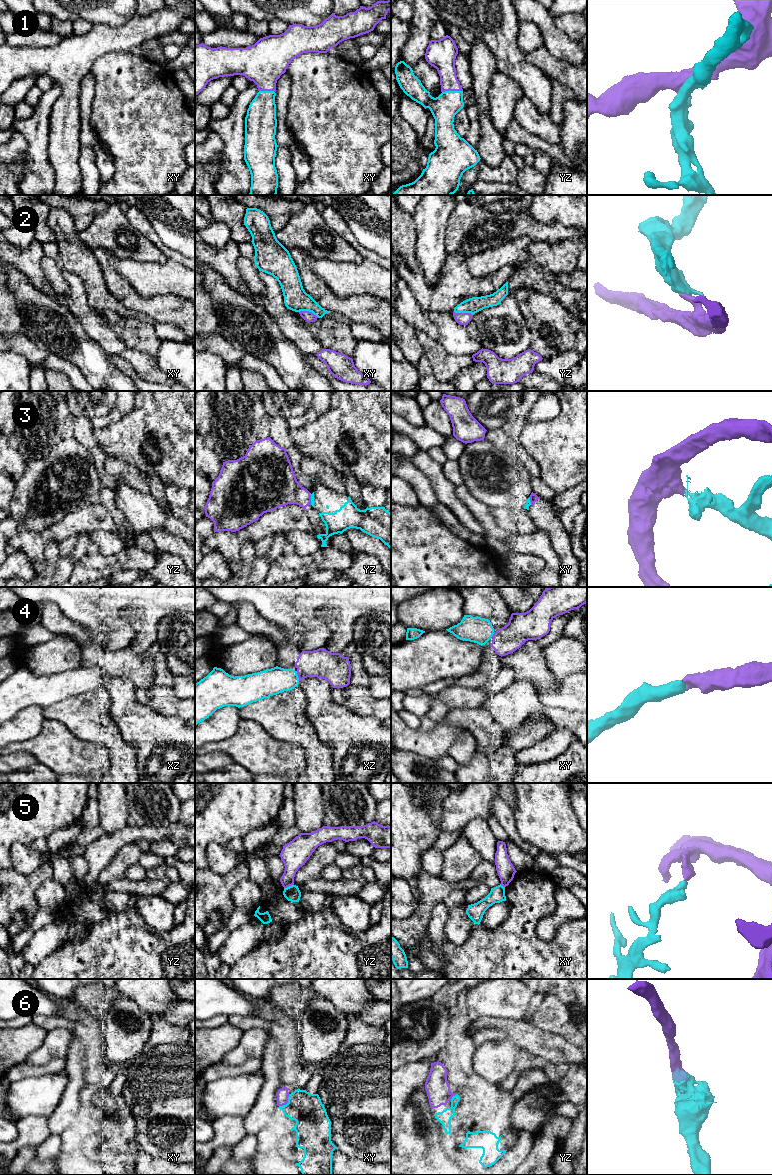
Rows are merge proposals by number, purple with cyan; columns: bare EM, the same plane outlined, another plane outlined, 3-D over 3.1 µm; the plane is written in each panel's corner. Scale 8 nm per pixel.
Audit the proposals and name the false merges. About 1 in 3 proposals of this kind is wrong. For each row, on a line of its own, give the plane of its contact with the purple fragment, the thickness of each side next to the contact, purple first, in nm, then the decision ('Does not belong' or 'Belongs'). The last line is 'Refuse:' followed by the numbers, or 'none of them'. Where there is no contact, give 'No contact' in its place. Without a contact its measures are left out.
1: Touches purple in yz. Thickness 180 nm (purple) against 200 nm. Belongs
2: Touches purple in xy. Thickness 80 nm (purple) against 190 nm. Does not belong
3: Touches purple in yz. Thickness 280 nm (purple) against 30 nm. Does not belong
4: Touches purple in xz. Thickness 240 nm (purple) against 220 nm. Belongs
5: Touches purple in yz. Thickness 200 nm (purple) against 130 nm. Does not belong
6: Touches purple in xy. Thickness 100 nm (purple) against 260 nm. Belongs
Refuse: 2, 3, 5

